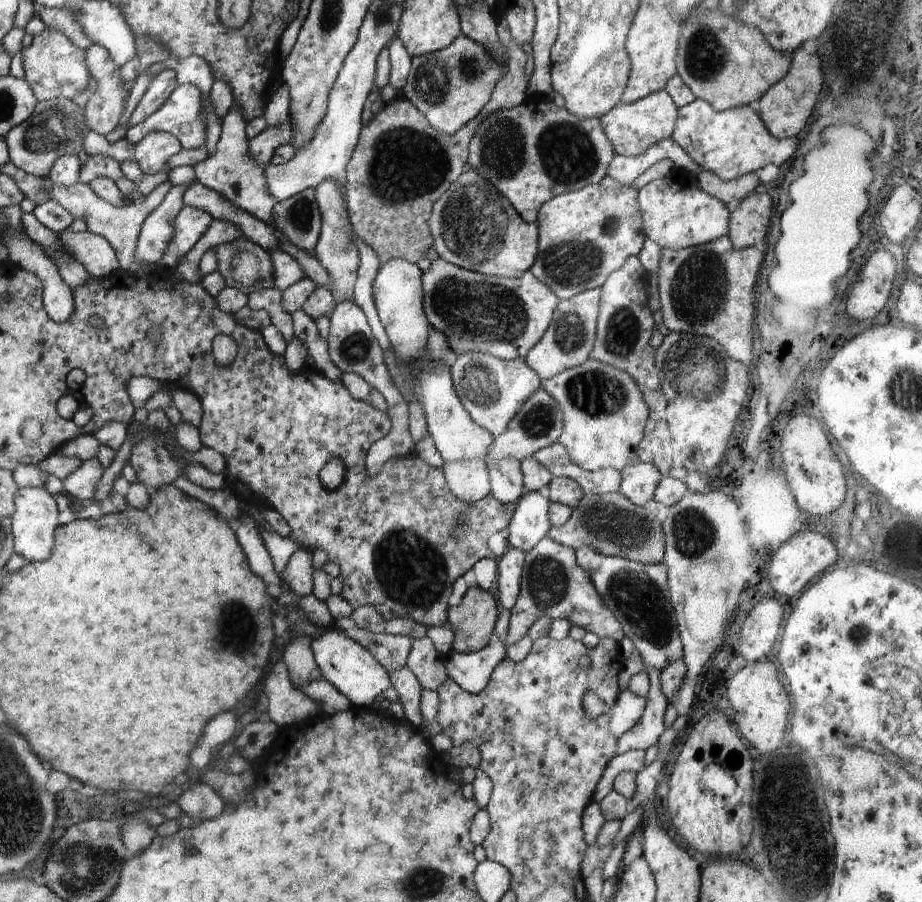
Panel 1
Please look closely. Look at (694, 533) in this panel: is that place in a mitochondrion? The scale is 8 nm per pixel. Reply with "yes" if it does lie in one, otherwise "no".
yes

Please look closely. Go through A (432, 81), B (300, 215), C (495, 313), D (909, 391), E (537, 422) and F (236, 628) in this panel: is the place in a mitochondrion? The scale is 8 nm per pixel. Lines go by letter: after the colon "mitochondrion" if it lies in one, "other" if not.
A: mitochondrion
B: mitochondrion
C: mitochondrion
D: mitochondrion
E: mitochondrion
F: mitochondrion

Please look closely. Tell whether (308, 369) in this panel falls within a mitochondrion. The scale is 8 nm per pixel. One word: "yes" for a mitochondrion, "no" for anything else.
no

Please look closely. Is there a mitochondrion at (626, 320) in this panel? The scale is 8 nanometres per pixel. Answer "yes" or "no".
yes

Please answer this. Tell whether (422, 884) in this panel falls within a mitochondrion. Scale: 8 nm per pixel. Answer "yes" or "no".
yes

